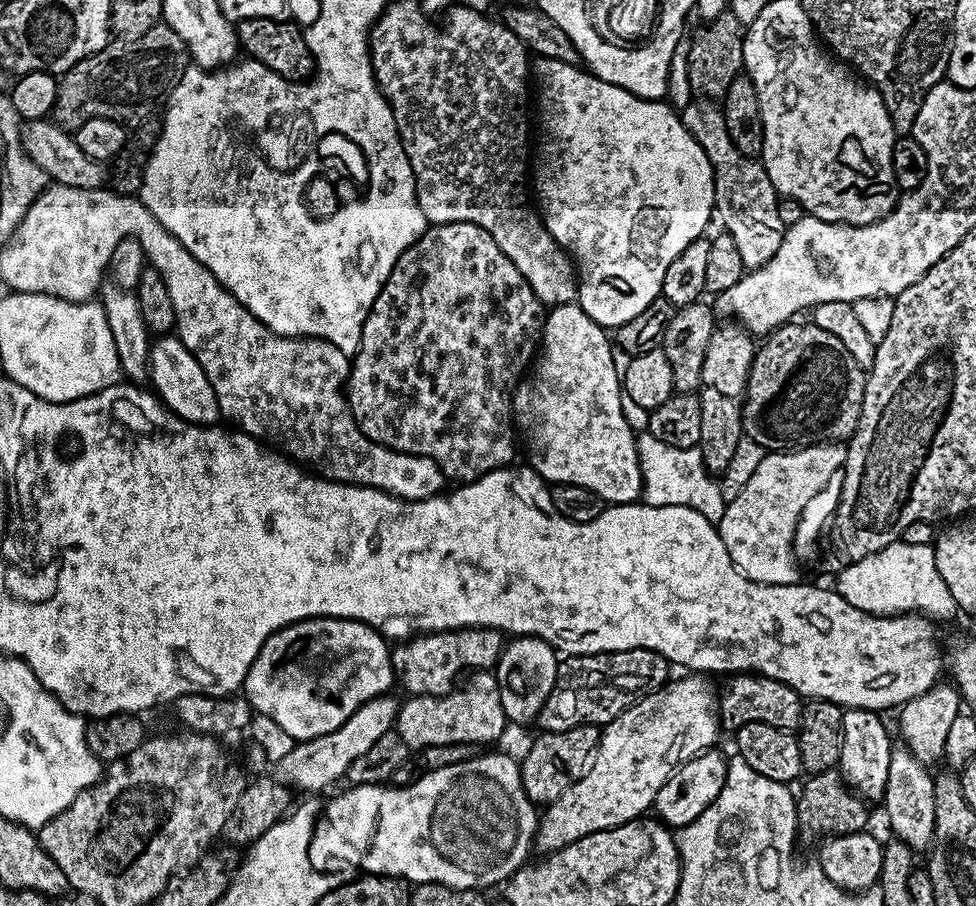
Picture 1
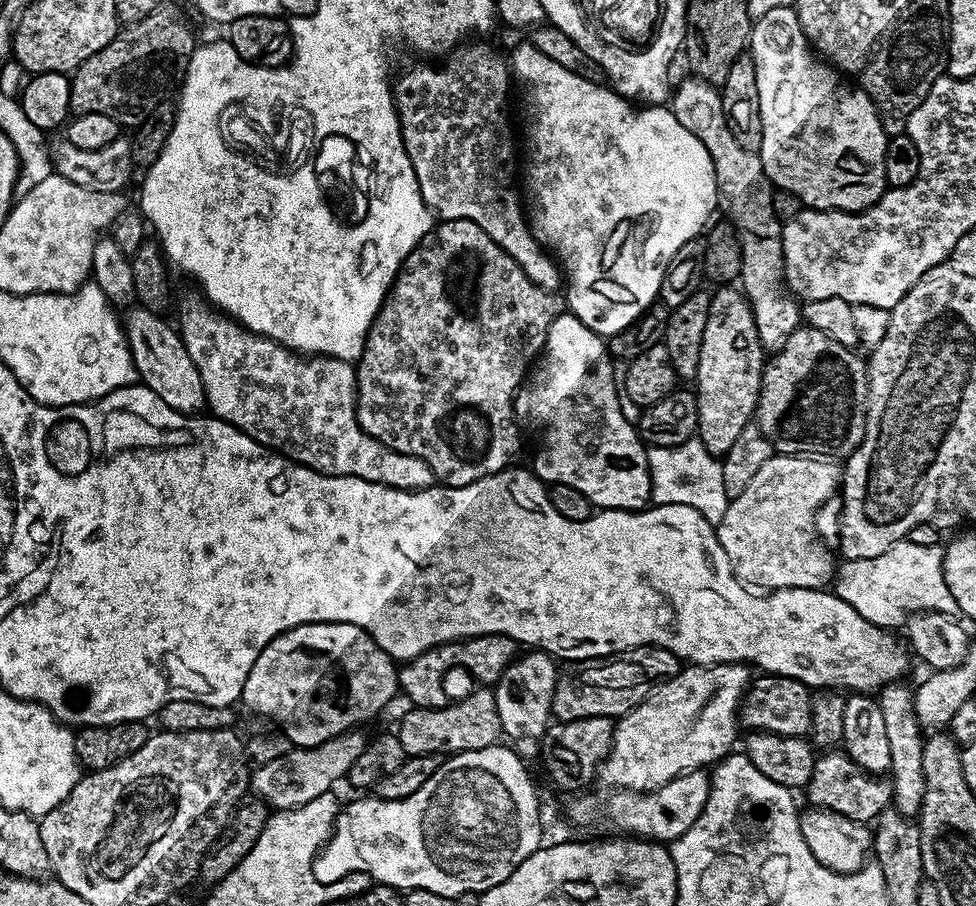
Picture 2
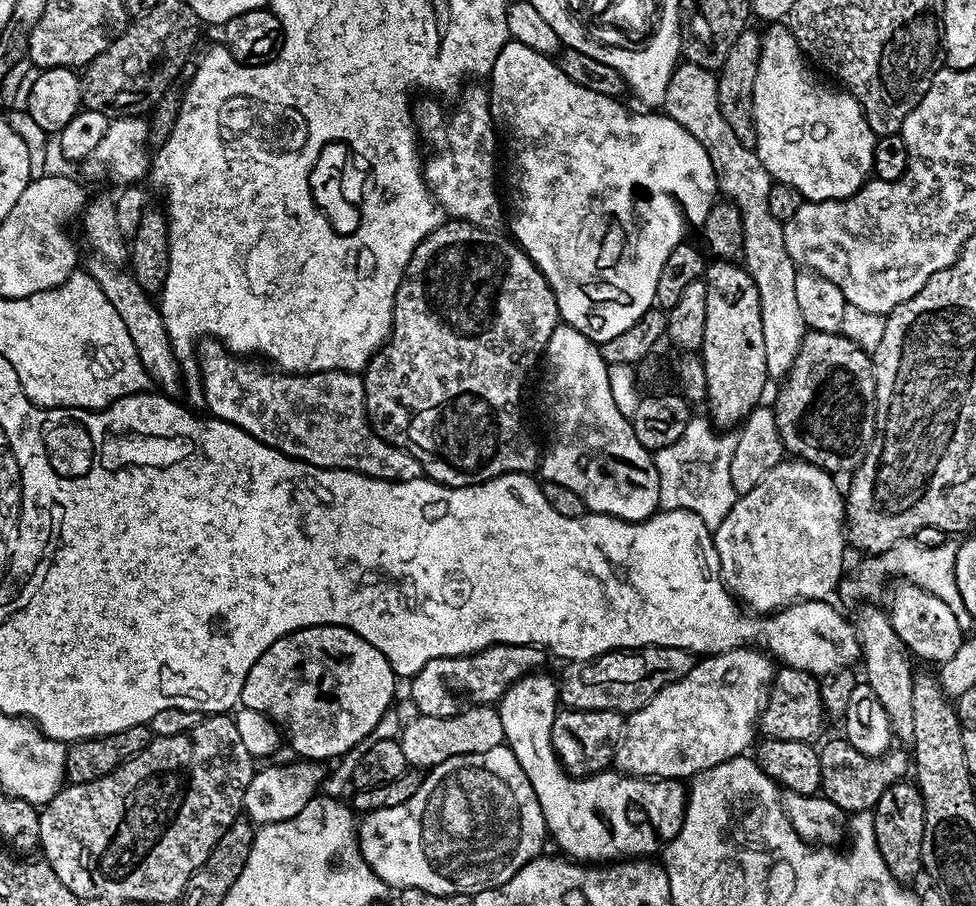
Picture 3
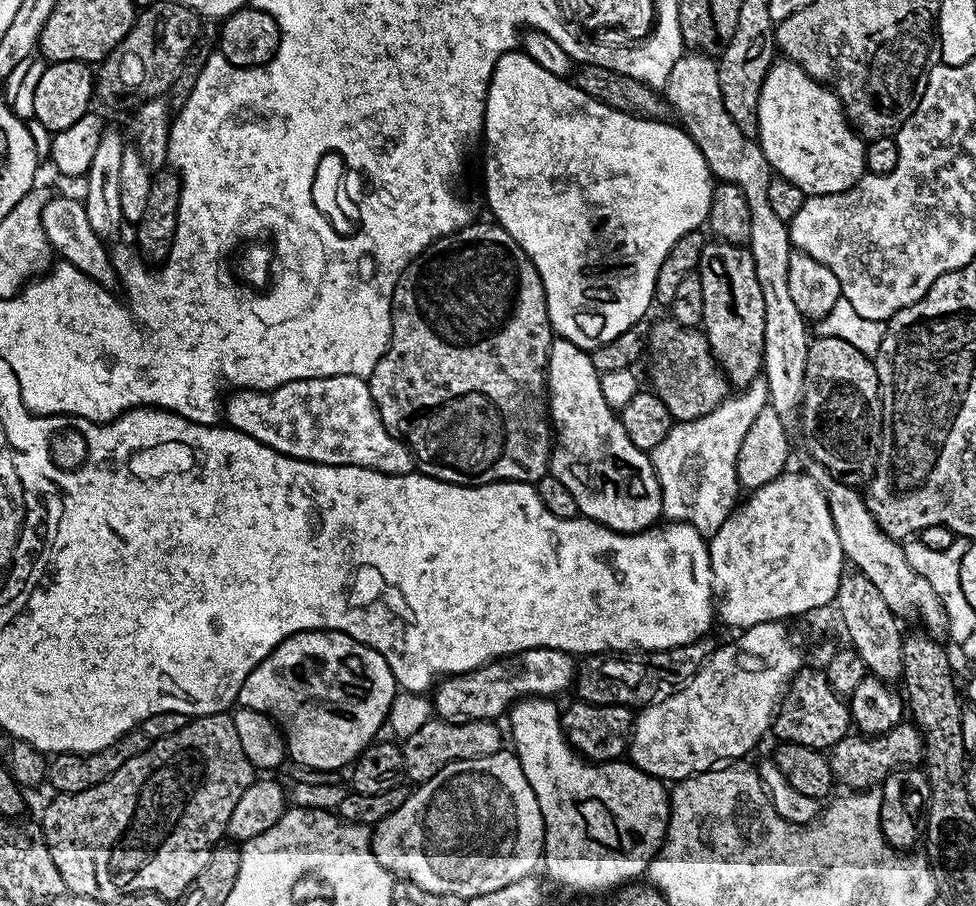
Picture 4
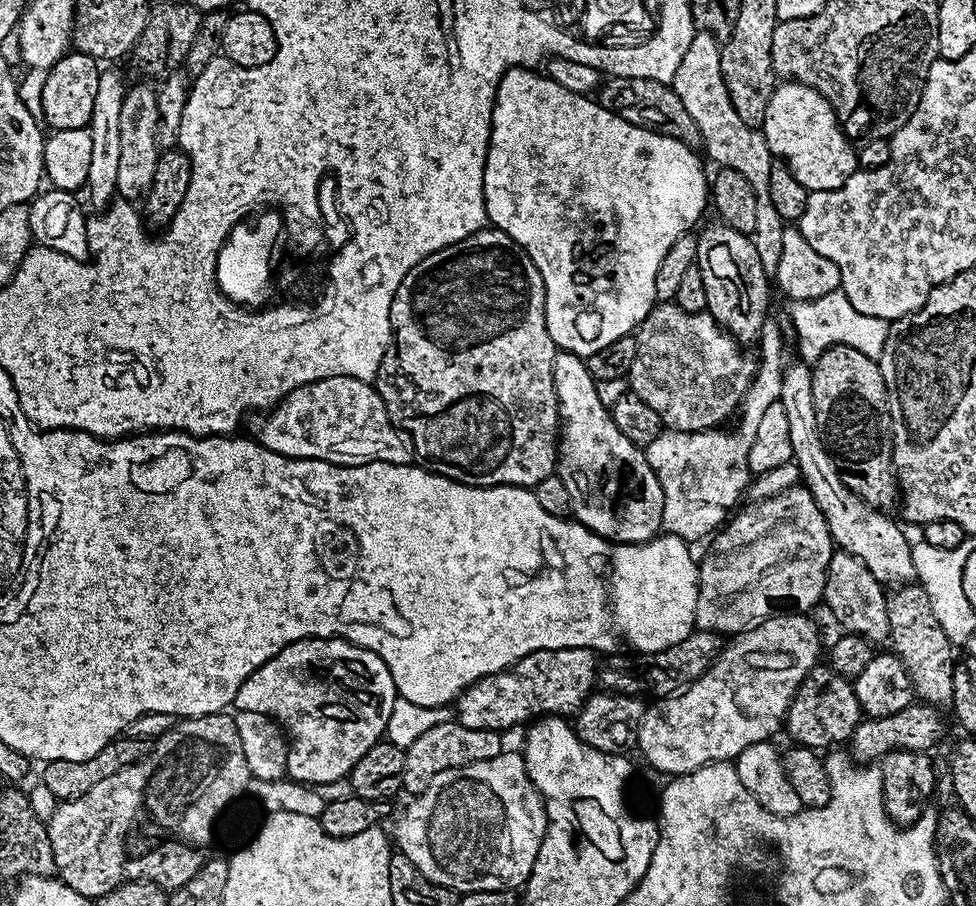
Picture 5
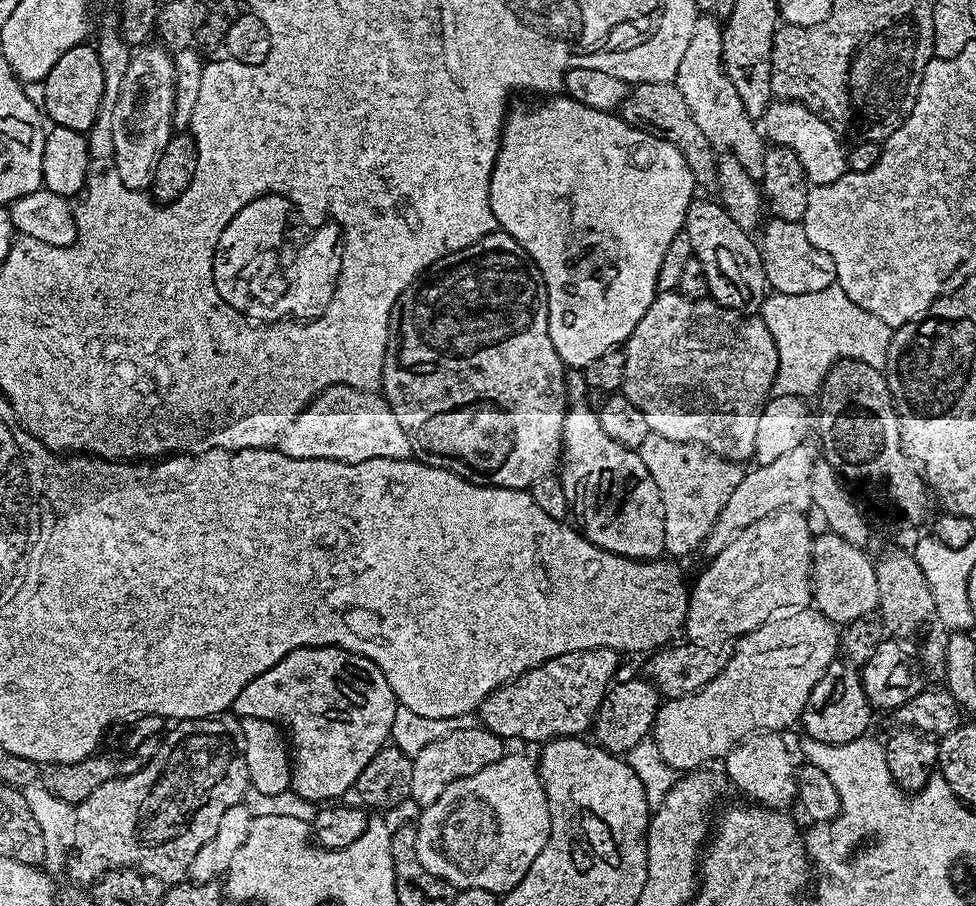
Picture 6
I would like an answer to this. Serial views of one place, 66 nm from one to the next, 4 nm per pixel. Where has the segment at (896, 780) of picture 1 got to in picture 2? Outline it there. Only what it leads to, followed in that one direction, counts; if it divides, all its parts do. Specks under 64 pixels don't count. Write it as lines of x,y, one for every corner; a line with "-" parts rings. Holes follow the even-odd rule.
903,683
889,684
879,693
882,719
886,722
886,738
890,742
890,779
892,781
892,804
903,816
915,817
924,798
924,775
922,774
922,750
925,737
920,736
922,725
912,705
913,689
903,688

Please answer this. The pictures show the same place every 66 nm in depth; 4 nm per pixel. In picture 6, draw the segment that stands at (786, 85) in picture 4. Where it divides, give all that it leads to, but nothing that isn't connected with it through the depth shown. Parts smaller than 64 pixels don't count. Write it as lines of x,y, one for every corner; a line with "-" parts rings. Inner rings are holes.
781,99
769,104
762,117
762,132
773,145
789,148
794,153
809,185
829,184
849,171
846,148
840,145
841,137
820,113
811,112
805,104

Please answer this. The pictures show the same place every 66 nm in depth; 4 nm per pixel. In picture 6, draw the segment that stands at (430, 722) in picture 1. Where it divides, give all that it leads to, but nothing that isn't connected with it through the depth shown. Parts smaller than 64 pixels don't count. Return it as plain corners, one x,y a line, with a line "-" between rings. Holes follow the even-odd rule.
486,727
474,729
458,729
446,737
440,737
428,746
423,746
412,757
410,770
410,790
408,791
411,803
423,806
434,802
442,790
450,782
458,778
466,778
470,774
478,774
478,770
486,770
494,762
498,762
506,755
506,742
498,734
494,734

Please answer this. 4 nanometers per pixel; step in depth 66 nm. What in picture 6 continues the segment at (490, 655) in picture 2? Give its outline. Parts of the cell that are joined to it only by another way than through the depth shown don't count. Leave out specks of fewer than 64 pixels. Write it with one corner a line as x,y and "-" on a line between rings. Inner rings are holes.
615,648
574,650
544,660
493,690
480,703
481,725
501,736
505,742
547,742
561,736
579,737
591,729
598,706
602,706
602,698
617,679
620,660
621,653

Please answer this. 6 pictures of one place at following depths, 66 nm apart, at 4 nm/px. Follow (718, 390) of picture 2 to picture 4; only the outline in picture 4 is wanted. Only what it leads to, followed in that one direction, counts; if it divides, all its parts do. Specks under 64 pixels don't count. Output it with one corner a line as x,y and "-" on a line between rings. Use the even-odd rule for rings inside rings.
708,242
705,243
702,250
702,258
700,259
700,266
698,269
700,277
702,278
702,314
704,315
704,323
702,331
708,338
708,345
712,348
712,354
716,357
716,362
720,366
721,372
729,382
733,389
744,388
752,379
761,375
764,367
764,339
766,338
766,302
762,302
762,286
758,286
758,278
754,270
754,258
752,253
748,251
747,247
739,244
726,244
723,242

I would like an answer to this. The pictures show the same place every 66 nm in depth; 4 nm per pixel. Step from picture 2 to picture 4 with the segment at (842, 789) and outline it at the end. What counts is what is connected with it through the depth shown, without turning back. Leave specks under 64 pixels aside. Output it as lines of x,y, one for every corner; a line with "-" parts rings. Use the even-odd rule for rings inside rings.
901,722
886,730
881,736
866,736
863,734
849,734
843,736
827,753
828,765
832,771
832,779
837,785
845,784
848,790
872,790
885,780
896,768
916,766
924,759
924,737
919,728
911,722

